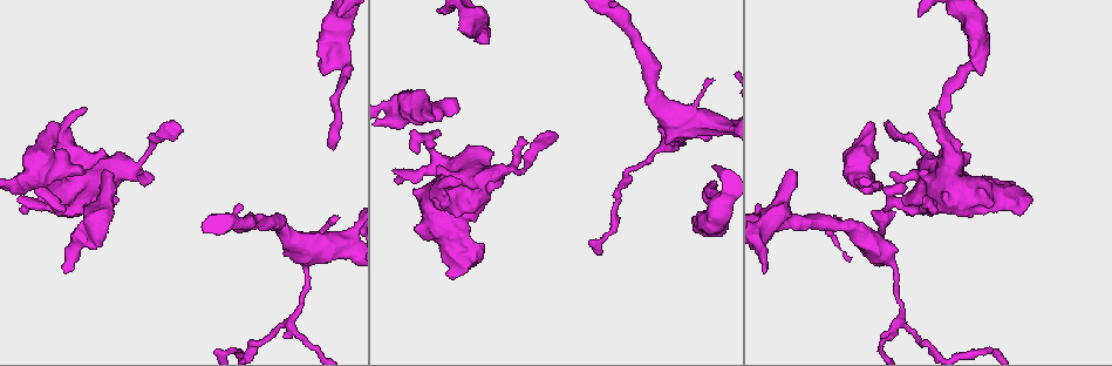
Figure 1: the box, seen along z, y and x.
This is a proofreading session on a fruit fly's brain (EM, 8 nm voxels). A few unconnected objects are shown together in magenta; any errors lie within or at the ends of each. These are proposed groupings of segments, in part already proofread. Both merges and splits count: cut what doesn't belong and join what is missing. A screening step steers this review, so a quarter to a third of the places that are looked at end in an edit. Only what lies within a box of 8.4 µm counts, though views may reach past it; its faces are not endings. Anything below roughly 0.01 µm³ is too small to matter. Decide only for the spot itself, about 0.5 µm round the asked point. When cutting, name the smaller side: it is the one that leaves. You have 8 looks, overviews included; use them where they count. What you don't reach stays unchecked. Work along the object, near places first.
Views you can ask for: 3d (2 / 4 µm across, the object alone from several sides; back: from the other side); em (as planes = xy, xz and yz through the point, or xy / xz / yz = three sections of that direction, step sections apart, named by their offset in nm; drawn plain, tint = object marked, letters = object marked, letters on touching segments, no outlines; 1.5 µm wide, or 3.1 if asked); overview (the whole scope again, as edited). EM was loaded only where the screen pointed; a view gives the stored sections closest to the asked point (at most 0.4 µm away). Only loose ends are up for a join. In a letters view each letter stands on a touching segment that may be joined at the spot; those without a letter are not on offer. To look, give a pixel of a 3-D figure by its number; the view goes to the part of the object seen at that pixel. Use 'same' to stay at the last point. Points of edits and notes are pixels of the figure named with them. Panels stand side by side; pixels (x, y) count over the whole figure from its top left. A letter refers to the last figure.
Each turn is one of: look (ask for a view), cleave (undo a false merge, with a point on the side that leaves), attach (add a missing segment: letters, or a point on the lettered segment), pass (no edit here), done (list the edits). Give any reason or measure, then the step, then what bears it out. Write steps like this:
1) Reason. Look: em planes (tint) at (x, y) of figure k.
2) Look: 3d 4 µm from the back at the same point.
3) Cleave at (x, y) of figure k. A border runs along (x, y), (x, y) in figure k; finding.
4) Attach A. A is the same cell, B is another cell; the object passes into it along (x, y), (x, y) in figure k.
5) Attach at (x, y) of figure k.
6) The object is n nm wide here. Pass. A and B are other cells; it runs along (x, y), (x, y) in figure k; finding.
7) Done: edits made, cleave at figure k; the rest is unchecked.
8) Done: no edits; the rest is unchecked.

Free end. Look: em xz step 8 (tint) at (476, 39) of figure 1.

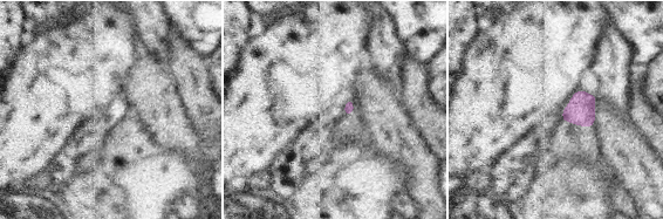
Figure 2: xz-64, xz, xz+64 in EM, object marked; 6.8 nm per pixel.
Another direction. Look: em planes (letters) at the same point.

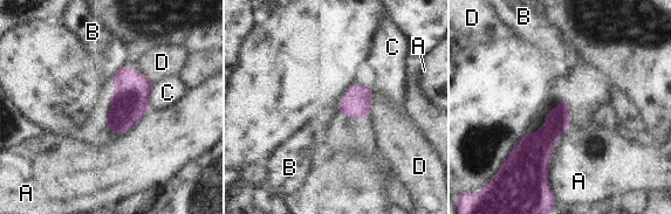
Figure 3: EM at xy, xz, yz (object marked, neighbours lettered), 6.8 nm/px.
Pass. A, B, C and D are other cells; a border runs along (570, 123), (552, 152), (549, 186) in figure 3; no lettered segment goes on from it.

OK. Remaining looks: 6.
Free end. Look: em yz step 4 (tint) at (552, 132) of figure 1.

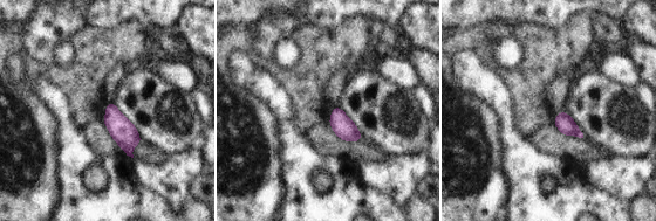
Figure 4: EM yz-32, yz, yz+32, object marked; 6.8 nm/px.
Look: em planes (letters) at the same point.

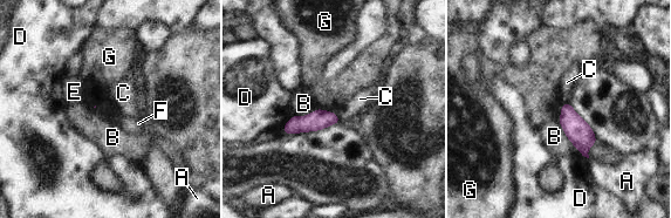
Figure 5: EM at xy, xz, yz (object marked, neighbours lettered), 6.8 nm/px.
The longest contact is with B, 260 nm. Pass. A, B, C, D, E, F and G are other cells; no lettered segment goes on from it.

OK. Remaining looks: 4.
Free end. Look: em xz step 4 (plain) at (836, 217) of figure 1.

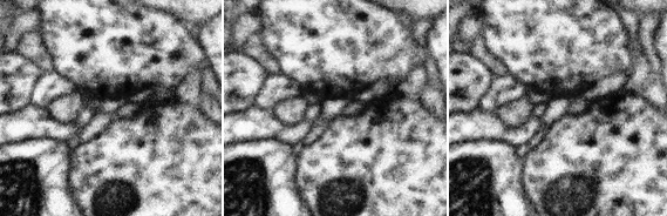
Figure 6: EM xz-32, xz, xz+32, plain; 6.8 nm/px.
Look: em xz step 4 (letters) at the same point.

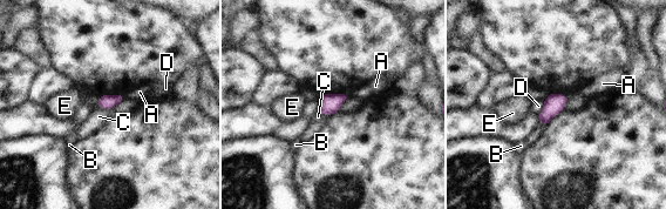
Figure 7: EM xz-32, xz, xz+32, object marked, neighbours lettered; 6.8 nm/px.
Pass. A, B, C, D and E are other cells; a border runs along (97, 107), (111, 109) in figure 7; no lettered segment goes on from it.

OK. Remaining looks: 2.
Done: no edits; the rest is unchecked.

